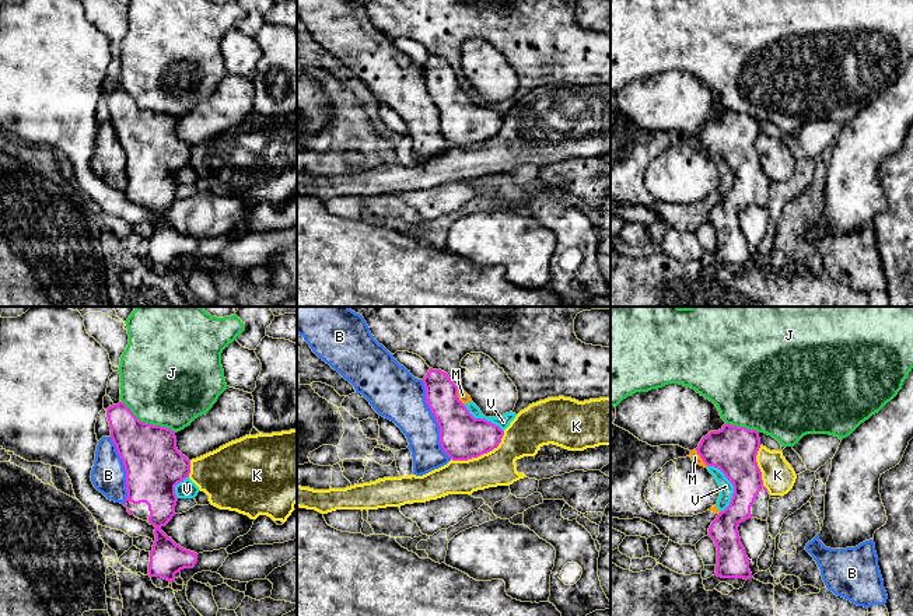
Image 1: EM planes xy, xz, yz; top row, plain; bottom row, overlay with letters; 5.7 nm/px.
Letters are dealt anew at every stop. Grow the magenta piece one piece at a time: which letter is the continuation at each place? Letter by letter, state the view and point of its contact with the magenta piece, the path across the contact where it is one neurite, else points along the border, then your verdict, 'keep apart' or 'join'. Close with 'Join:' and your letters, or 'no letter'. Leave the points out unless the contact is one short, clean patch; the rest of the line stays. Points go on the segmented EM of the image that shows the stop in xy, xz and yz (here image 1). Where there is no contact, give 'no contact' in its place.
B: xz (436, 419) | keep apart
J: xy (149, 424) | keep apart
K: xz (481, 454) | along xz (504, 431), (500, 443), (492, 450), (467, 459), (451, 459) | keep apart
M: xz (457, 396) | along xz (457, 388), (457, 396), (464, 405) | keep apart
V: yz (733, 485) | along yz (707, 465), (716, 466), (733, 486), (731, 501), (723, 511) | keep apart
Join: no letter

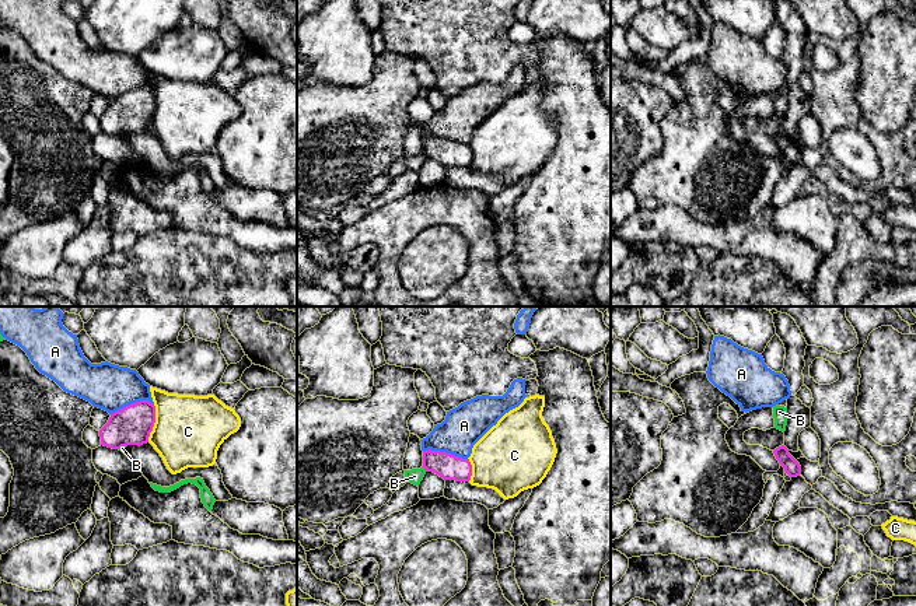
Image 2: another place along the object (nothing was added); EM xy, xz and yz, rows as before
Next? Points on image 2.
A: xz (446, 452) | along xz (423, 449), (446, 451), (467, 459) | keep apart
B: xz (426, 469) | along xz (423, 466), (427, 470) | keep apart
C: xy (154, 421) | along xy (154, 405), (154, 426), (147, 441) | keep apart
Join: no letter

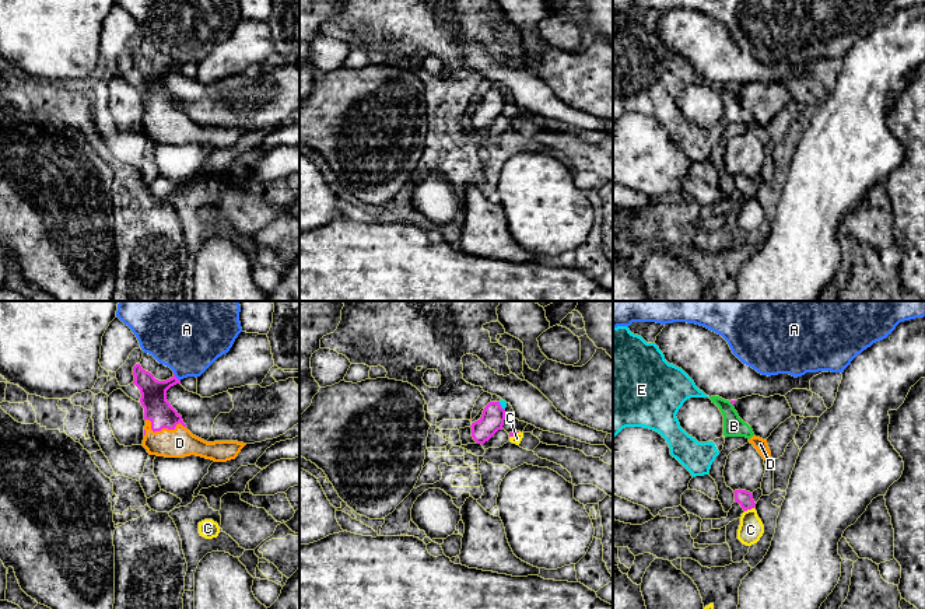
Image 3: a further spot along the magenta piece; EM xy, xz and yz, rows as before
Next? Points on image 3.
A: xy (175, 377) | keep apart
B: no contact | keep apart
C: yz (749, 508) | across yz (745, 499), (749, 508), (750, 529) | join
D: xy (164, 427) | join
E: xz (500, 406) | keep apart
Join: C, D

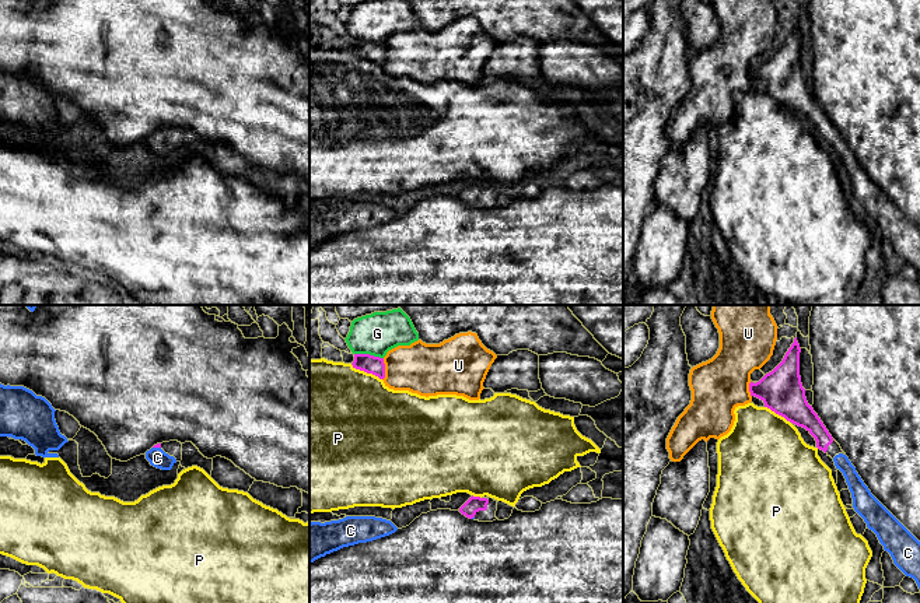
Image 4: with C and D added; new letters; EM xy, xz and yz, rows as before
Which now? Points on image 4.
C: xy (157, 447) | across xy (158, 445), (157, 447), (157, 458) | join
G: xz (368, 354) | keep apart
P: xz (366, 371) | keep apart
U: xz (384, 370) | keep apart
Join: C

